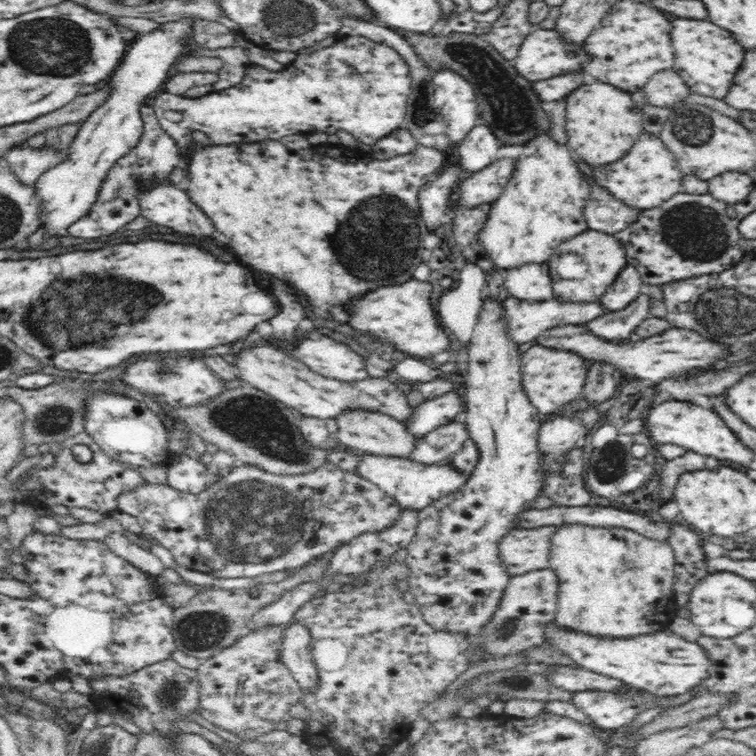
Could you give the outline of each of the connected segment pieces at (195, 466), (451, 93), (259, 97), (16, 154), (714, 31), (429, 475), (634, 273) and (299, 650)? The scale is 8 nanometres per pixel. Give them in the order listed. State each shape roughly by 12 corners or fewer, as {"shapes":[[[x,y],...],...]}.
{"shapes":[[[184,454],[166,466],[168,486],[202,493],[211,483],[206,465]],[[433,70],[434,103],[458,147],[479,119],[475,87]],[[364,36],[254,66],[196,100],[158,94],[186,152],[290,132],[402,126],[412,88],[398,51]],[[26,144],[6,154],[17,179],[35,186],[50,166],[62,162],[68,150],[32,150]],[[672,22],[674,70],[692,92],[724,98],[742,64],[730,32]],[[359,457],[355,472],[418,512],[460,491],[470,474],[449,461]],[[638,271],[626,272],[610,284],[599,302],[606,310],[626,308],[645,287]],[[285,625],[280,660],[303,694],[318,688],[311,635]]]}

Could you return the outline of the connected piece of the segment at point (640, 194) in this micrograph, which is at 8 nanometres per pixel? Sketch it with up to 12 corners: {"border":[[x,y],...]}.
{"border":[[642,134],[622,160],[592,170],[638,210],[682,192],[662,140]]}

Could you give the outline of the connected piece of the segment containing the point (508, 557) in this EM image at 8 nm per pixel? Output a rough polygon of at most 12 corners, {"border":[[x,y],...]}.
{"border":[[556,526],[512,530],[500,542],[510,576],[550,566]]}

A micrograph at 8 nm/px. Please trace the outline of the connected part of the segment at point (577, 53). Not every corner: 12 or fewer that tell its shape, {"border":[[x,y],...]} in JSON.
{"border":[[534,30],[510,62],[530,82],[580,70],[582,46]]}

